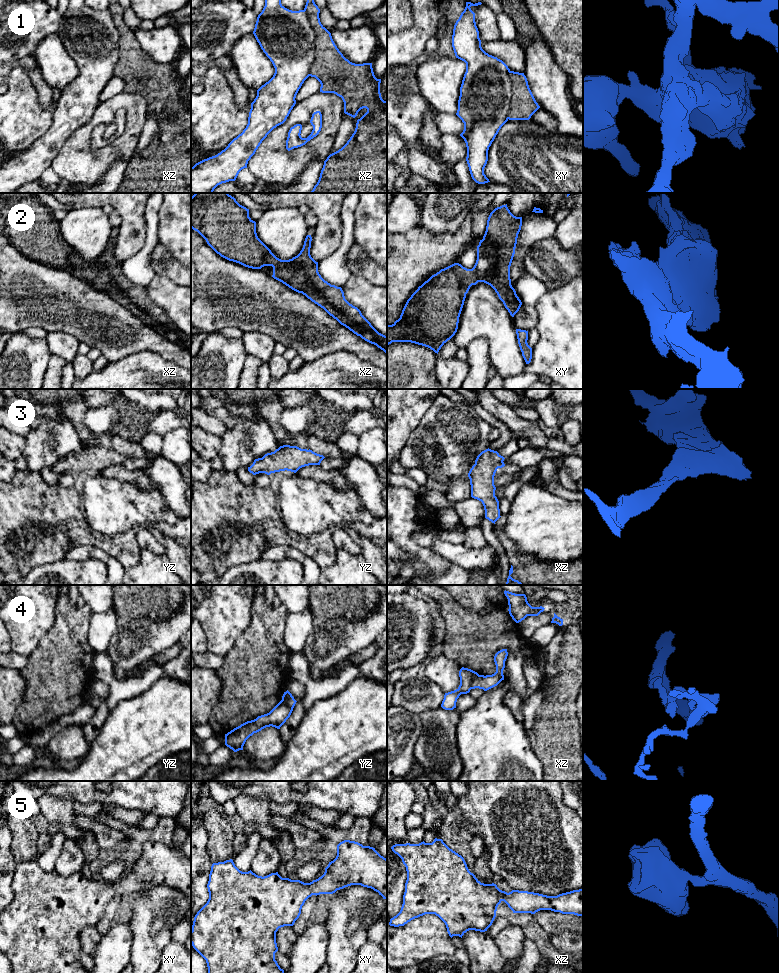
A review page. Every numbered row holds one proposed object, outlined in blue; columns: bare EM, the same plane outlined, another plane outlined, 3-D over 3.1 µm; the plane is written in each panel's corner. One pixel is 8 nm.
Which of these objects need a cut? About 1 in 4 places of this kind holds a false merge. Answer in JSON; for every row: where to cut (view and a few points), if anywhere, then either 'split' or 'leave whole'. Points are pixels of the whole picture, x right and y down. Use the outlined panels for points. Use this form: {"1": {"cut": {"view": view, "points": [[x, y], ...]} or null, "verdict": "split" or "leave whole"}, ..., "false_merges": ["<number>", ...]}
{"1": {"cut": {"view": "xz", "points": [[303, 10], [315, 35], [314, 60], [310, 67], [310, 75]]}, "verdict": "split"}, "2": {"cut": null, "verdict": "leave whole"}, "3": {"cut": null, "verdict": "leave whole"}, "4": {"cut": {"view": "xz", "points": [[478, 674], [470, 688]]}, "verdict": "split"}, "5": {"cut": null, "verdict": "leave whole"}, "false_merges": ["1", "4"]}

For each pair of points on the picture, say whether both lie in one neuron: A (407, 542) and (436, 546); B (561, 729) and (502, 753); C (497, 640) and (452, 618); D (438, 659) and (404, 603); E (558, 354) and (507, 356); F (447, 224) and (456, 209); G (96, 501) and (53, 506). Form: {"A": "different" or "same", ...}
{"A": "different", "B": "different", "C": "same", "D": "different", "E": "different", "F": "same", "G": "different"}

